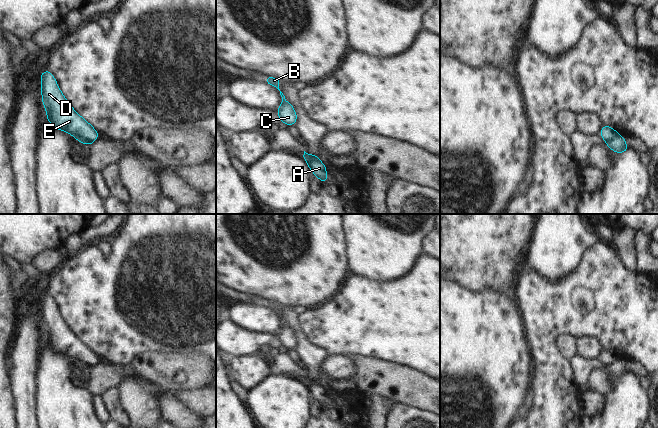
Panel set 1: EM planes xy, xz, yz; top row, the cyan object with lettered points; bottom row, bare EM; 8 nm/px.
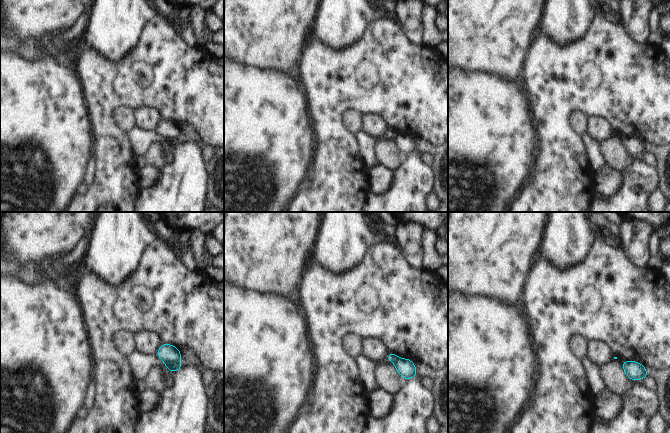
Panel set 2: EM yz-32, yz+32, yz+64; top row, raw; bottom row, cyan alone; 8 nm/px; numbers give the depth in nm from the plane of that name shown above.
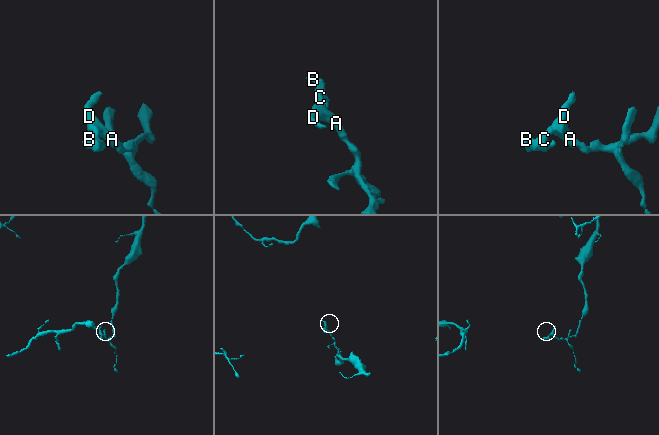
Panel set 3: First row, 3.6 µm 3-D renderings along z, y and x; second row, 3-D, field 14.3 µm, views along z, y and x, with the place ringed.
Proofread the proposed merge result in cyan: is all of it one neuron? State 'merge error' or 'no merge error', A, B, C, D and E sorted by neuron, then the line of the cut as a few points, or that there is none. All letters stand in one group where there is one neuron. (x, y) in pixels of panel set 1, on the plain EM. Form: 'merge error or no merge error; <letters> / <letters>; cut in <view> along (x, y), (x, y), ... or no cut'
merge error; A / B C D E; cut in yz along (617, 358), (606, 366)

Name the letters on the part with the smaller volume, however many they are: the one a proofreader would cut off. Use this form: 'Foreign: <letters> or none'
Foreign: B, C, D, E

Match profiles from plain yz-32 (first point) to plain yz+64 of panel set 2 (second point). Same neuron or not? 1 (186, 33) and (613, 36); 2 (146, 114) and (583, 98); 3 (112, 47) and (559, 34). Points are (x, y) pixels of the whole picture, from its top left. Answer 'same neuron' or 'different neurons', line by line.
1: different neurons
2: different neurons
3: same neuron

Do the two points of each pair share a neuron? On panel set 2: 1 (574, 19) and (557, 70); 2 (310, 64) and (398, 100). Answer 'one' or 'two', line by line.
1: two
2: one

